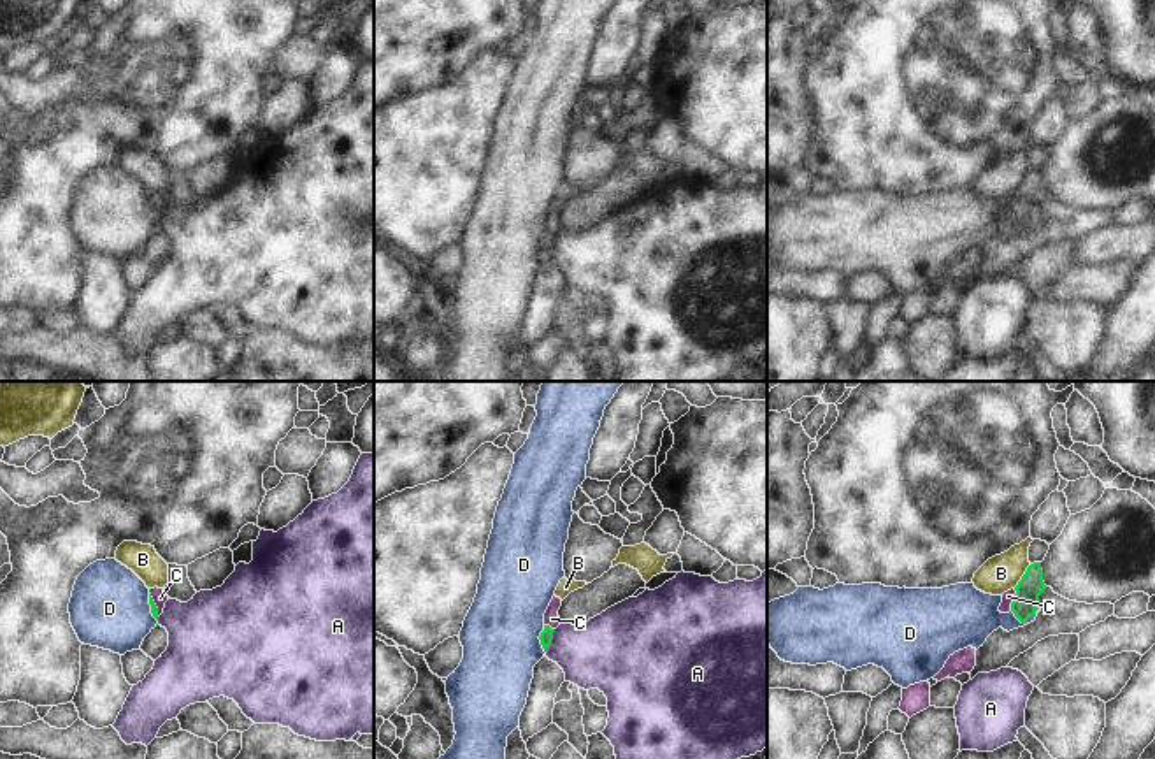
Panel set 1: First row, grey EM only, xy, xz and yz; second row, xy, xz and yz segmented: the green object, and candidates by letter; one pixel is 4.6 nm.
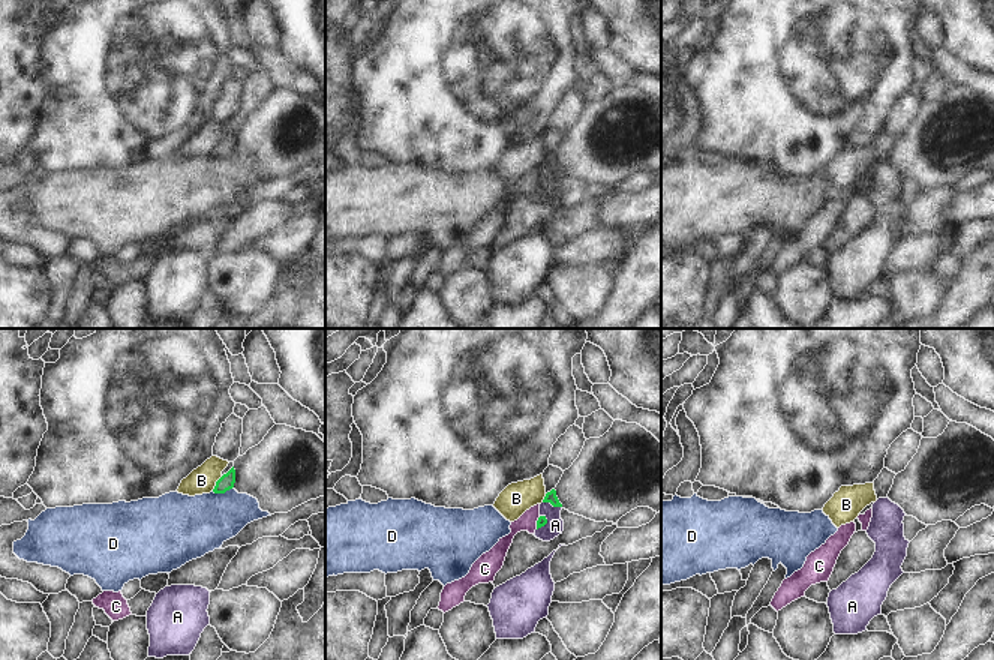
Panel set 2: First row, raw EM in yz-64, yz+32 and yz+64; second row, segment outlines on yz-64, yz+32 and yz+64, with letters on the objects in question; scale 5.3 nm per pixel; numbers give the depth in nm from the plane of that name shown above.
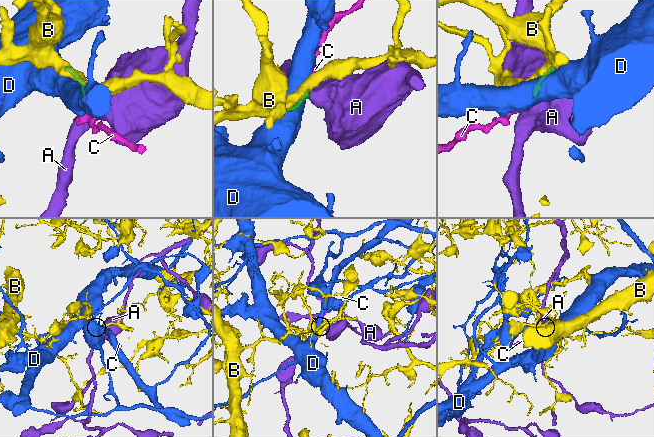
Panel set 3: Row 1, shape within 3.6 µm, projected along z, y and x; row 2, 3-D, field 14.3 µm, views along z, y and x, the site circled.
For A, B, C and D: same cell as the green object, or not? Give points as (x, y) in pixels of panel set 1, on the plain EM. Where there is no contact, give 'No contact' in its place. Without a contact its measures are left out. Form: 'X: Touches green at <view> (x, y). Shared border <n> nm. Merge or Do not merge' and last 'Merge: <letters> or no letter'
A: Touches green at xz (550, 246). Shared border 120 nm. Do not merge
B: Touches green at yz (1022, 183). Shared border 140 nm. Do not merge
C: Touches green at yz (1013, 206). Shared border 110 nm. Merge
D: Touches green at yz (1027, 225). Shared border 130 nm. Do not merge
Merge: C.

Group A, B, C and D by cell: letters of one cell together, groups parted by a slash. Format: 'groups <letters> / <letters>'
groups A / B / C / D

